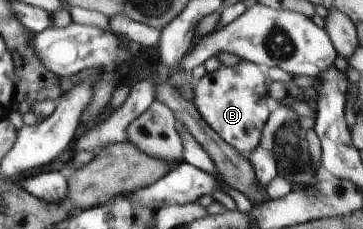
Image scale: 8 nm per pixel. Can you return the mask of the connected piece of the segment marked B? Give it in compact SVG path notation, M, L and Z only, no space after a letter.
M240 60L234 66L222 66L203 75L195 83L193 102L210 127L238 153L248 157L258 145L262 127L268 117L265 104L268 78L255 63Z

